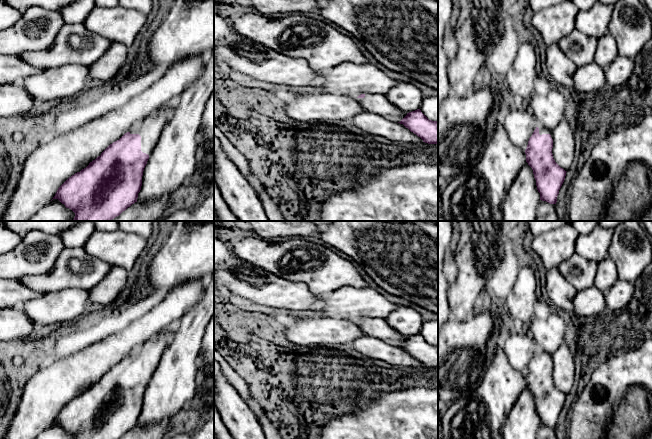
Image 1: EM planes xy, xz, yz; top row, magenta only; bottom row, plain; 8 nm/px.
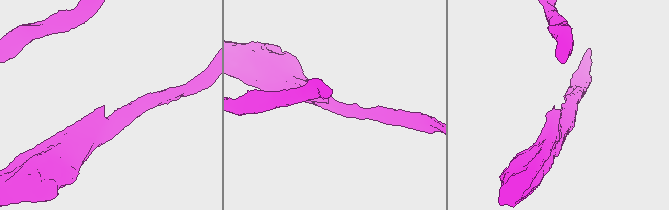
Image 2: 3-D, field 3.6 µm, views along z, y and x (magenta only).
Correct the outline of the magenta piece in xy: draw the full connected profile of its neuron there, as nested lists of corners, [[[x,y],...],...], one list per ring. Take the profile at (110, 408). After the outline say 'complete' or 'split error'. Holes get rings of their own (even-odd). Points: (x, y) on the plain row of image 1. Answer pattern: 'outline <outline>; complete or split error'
outline [[[176,324],[170,325],[110,368],[86,392],[69,401],[58,412],[53,423],[58,423],[75,439],[120,439],[137,426],[144,392],[176,330]]]; split error

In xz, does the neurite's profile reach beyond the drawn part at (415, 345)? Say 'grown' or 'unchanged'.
grown

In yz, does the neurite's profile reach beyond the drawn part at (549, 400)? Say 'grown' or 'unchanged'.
grown

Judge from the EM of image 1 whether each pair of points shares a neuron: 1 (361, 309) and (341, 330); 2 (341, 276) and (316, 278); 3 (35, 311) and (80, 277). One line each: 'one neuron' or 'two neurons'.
1: two neurons
2: one neuron
3: two neurons

